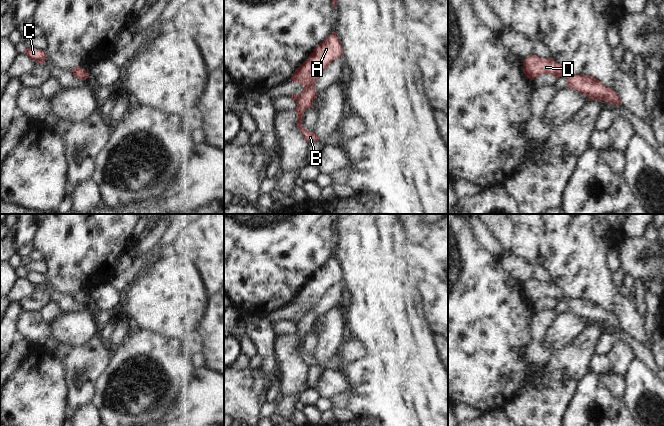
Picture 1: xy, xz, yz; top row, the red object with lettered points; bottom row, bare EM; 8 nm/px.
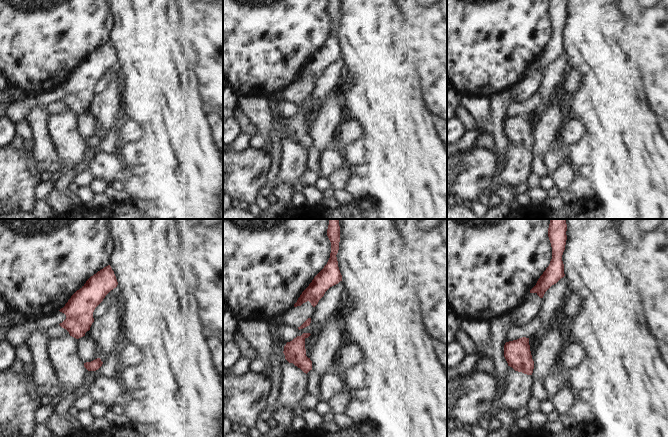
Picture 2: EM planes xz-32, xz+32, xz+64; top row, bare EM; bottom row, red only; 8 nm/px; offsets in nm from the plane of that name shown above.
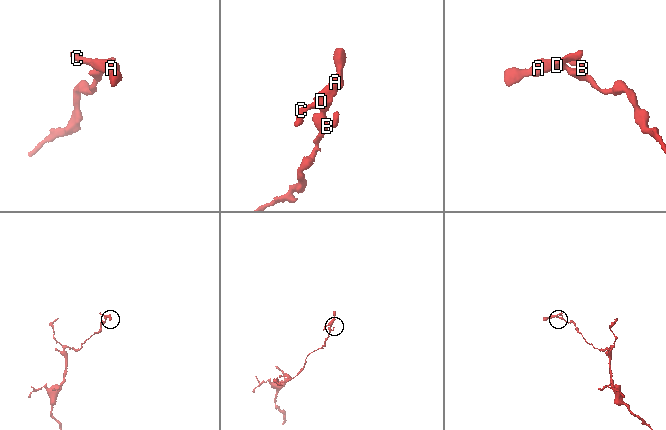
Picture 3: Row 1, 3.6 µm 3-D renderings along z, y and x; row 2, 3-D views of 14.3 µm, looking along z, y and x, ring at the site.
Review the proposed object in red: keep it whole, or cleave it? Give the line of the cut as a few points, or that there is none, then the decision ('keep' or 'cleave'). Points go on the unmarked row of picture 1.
no cut; keep

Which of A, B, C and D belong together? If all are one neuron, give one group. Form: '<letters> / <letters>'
A B C D

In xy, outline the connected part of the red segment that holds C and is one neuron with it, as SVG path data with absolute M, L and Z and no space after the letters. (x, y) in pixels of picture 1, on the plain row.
M35 272L24 273L23 276L31 283L39 288L44 288L46 284L46 276Z

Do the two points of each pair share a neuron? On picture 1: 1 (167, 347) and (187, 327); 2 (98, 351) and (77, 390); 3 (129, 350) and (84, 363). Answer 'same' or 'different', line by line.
1: different
2: same
3: different

